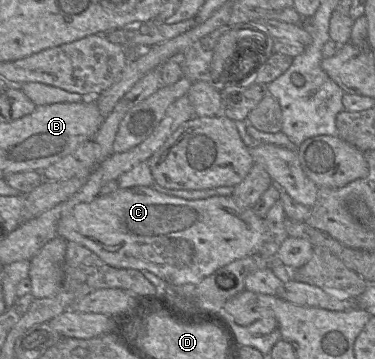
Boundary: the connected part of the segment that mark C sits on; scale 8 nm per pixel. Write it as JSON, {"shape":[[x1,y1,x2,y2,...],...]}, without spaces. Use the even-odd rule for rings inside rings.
{"shape":[[135,186,76,205,61,217,58,236,76,242,114,268,149,271,166,284,199,284,227,264,259,254,265,218,239,206,232,196,185,200]]}

